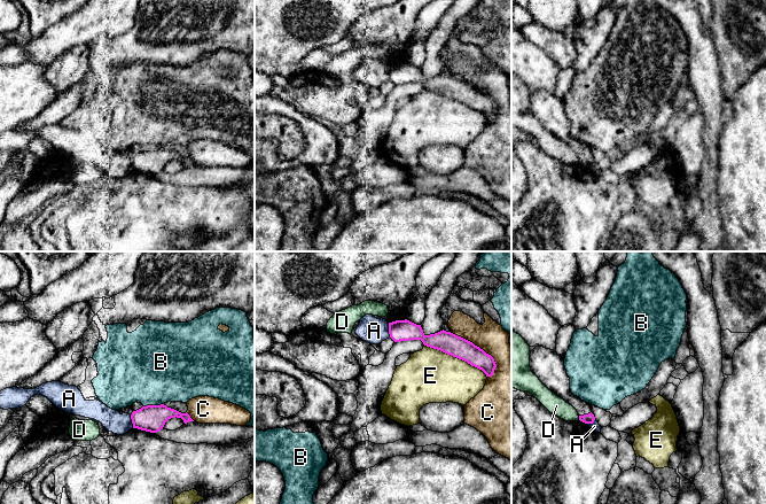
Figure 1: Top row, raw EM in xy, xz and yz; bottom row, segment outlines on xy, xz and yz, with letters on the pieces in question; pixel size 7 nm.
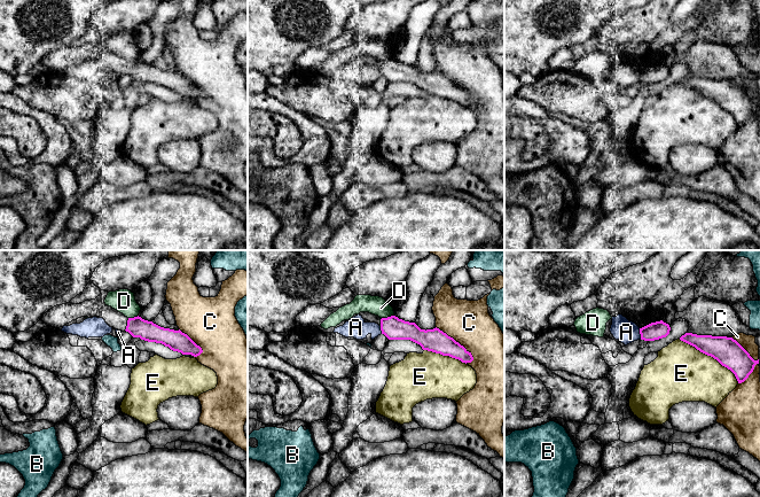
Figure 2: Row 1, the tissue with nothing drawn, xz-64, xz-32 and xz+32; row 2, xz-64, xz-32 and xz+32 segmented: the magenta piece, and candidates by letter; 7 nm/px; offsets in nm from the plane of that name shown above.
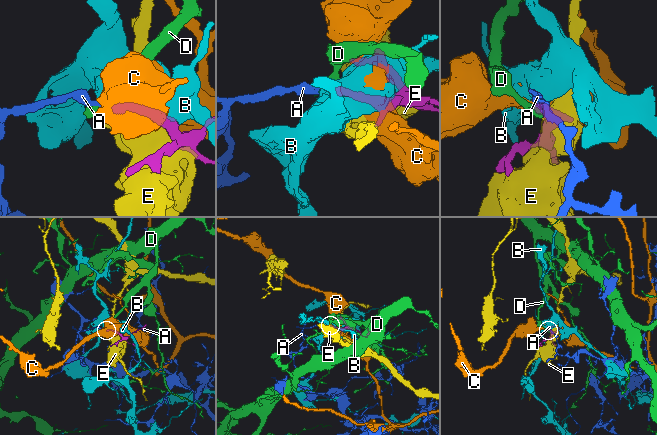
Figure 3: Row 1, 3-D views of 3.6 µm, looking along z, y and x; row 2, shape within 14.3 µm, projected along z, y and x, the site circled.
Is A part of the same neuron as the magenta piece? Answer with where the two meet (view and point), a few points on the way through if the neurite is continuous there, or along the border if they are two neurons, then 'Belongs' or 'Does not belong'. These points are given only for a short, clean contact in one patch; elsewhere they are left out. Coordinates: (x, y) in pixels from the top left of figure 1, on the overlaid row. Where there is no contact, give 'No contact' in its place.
Touches magenta at xy (132, 421). Boundary: xy (130, 415), (133, 427). Does not belong

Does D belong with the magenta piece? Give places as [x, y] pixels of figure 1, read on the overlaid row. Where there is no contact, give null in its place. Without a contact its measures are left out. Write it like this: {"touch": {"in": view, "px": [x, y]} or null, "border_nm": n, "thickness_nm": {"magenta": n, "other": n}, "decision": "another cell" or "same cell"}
{"touch": {"in": "yz", "px": [579, 418]}, "border_nm": 30, "thickness_nm": {"magenta": 70, "other": 130}, "decision": "another cell"}

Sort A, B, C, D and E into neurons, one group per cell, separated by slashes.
A / B / C / D / E

